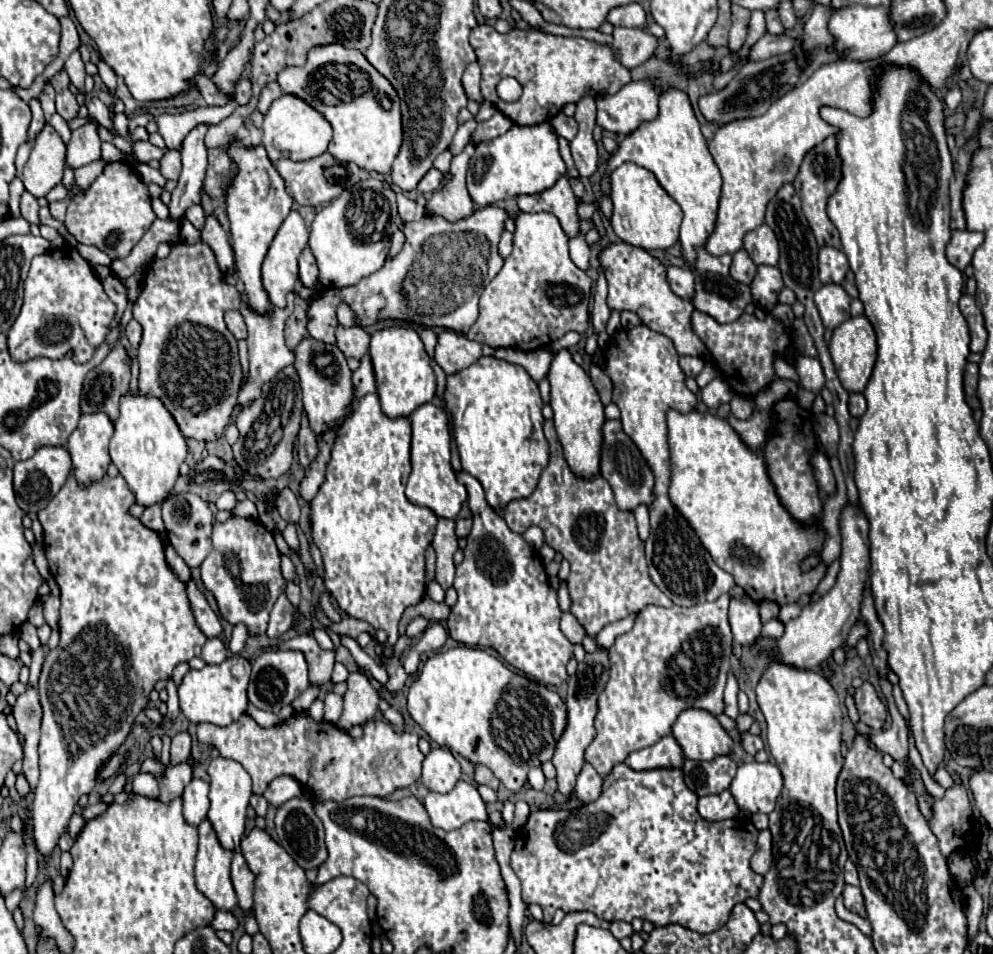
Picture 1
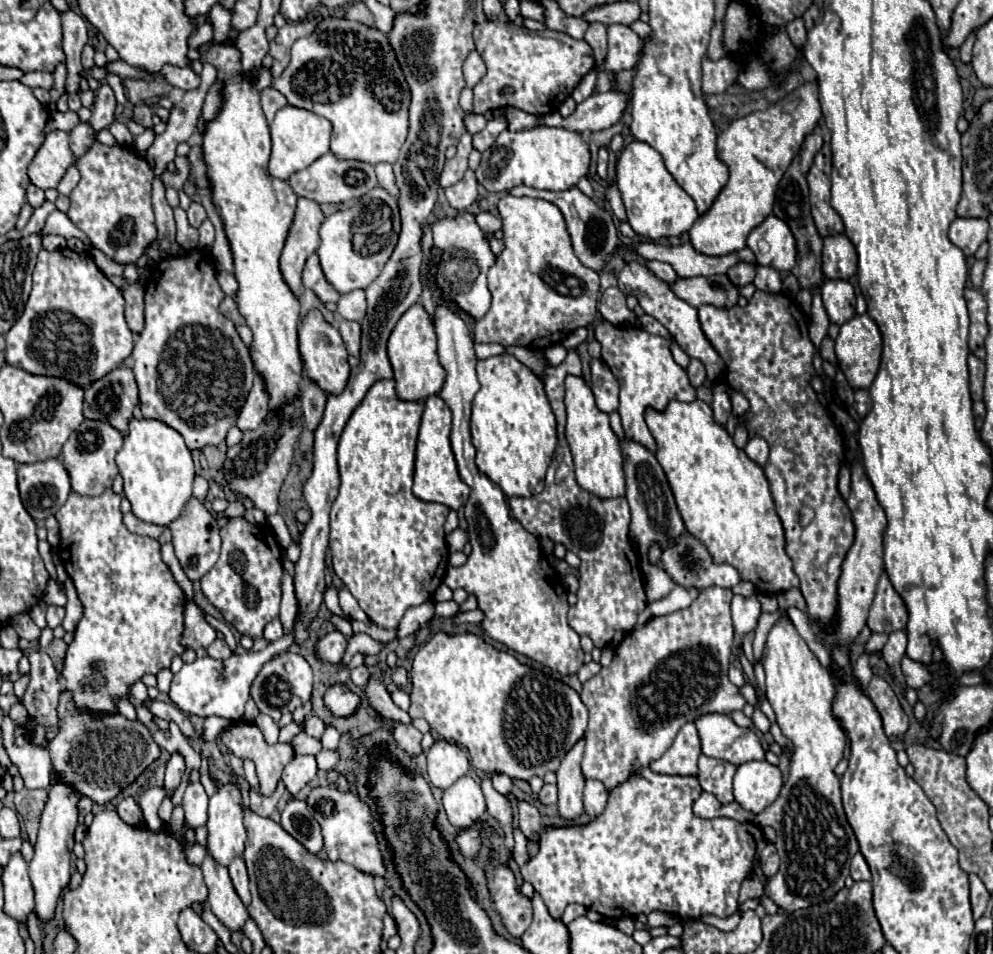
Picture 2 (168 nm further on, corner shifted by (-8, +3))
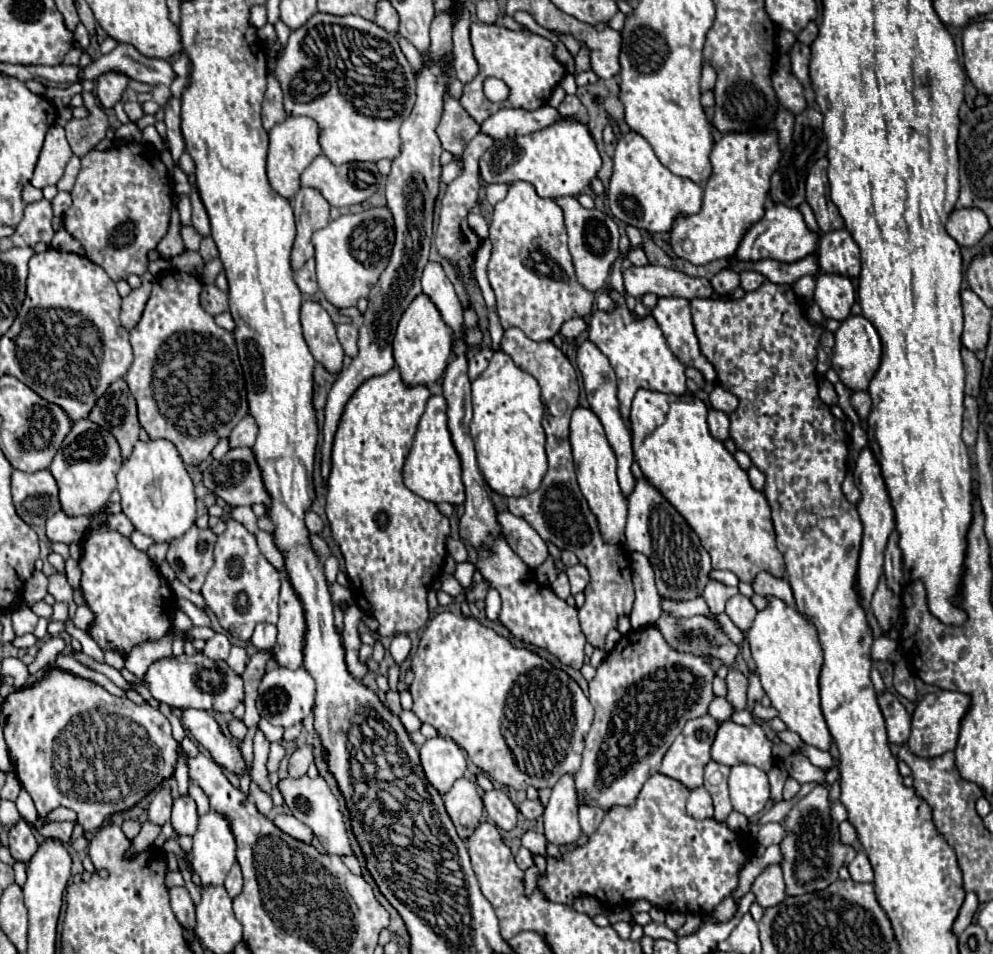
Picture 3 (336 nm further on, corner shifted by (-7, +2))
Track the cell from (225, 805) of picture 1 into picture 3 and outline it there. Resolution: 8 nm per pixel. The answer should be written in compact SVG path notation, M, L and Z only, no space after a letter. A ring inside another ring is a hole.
M209 812L199 818L199 828L193 834L191 866L199 876L201 886L223 884L227 870L235 864L235 838L225 816Z

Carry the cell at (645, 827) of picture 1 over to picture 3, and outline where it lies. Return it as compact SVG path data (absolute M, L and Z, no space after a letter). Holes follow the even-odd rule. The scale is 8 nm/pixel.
M665 774L651 776L639 792L635 806L611 808L585 846L565 854L563 860L547 858L547 874L539 876L539 888L545 892L549 900L561 904L573 904L575 898L587 894L595 896L607 910L615 910L619 906L643 898L649 900L653 906L669 912L701 916L709 914L725 896L729 896L737 888L739 870L743 862L749 860L751 850L743 844L739 834L727 828L727 824L719 824L713 818L695 820L687 816L687 796L689 790L681 782Z

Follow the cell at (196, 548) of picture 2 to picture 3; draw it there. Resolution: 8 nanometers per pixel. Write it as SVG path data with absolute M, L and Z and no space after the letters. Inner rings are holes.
M191 526L187 534L173 540L167 552L167 562L175 570L177 580L185 584L191 592L199 592L207 572L213 566L213 546L217 536L207 528L199 530Z

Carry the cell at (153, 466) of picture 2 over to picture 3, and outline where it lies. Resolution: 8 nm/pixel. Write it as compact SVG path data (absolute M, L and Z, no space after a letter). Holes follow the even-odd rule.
M167 440L137 442L135 450L117 474L117 490L121 494L121 510L133 522L135 530L151 536L155 544L173 542L181 538L195 522L195 494L193 482L185 470L177 448Z

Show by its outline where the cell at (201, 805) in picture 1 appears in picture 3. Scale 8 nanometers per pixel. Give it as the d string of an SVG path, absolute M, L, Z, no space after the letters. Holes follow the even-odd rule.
M179 796L173 802L173 814L171 814L171 826L173 826L175 834L193 836L197 830L197 822L199 822L199 816L197 816L197 806L195 806L193 798Z

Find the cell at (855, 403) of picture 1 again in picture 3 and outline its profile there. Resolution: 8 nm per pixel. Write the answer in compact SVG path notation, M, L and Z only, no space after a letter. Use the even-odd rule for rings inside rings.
M853 392L851 396L851 404L855 408L855 412L859 414L861 420L865 420L869 416L869 410L871 410L871 398L867 392Z

